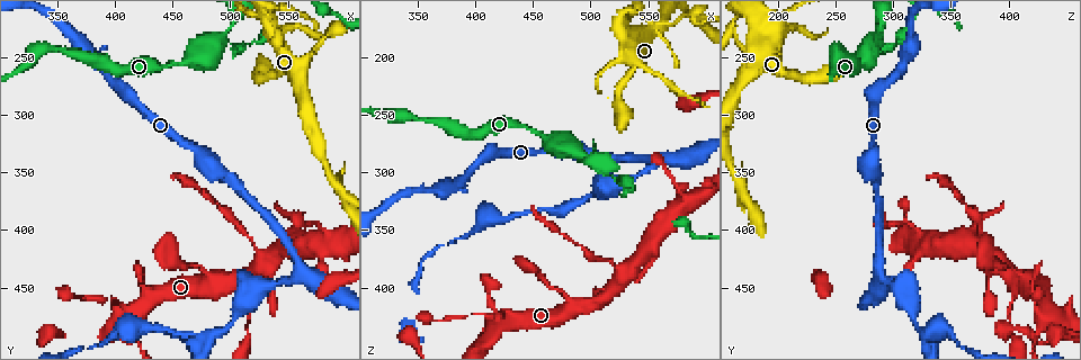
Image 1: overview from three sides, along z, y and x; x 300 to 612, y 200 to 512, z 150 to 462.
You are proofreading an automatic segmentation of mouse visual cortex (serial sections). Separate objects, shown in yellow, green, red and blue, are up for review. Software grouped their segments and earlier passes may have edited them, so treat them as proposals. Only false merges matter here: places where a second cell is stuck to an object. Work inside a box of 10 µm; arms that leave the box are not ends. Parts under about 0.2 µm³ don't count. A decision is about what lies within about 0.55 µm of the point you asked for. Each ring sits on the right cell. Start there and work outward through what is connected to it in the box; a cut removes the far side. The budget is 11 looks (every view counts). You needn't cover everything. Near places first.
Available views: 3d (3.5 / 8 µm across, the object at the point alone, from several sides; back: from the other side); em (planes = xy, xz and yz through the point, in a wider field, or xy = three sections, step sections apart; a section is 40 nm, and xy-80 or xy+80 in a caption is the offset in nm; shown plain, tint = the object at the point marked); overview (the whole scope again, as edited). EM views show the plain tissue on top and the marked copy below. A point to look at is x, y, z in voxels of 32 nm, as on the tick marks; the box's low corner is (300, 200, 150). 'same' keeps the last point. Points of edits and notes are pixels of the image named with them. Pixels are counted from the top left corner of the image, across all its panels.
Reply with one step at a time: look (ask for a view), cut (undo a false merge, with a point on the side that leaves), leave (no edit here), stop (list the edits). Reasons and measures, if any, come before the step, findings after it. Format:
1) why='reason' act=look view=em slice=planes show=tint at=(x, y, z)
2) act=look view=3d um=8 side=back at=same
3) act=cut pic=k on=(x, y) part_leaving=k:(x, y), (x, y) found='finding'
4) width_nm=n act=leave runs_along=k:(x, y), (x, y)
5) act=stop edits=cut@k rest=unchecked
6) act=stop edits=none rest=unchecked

why='thick turns thin' act=look view=3d um=3.5 at=(488, 238, 282)

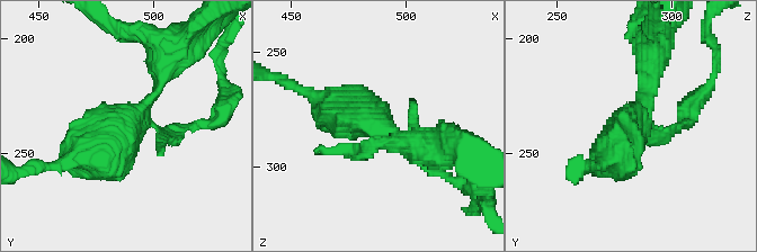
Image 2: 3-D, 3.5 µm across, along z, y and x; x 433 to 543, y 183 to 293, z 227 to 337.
why='shape alone is not enough' act=look view=em slice=xy step=3 show=tint at=(488, 238, 282)

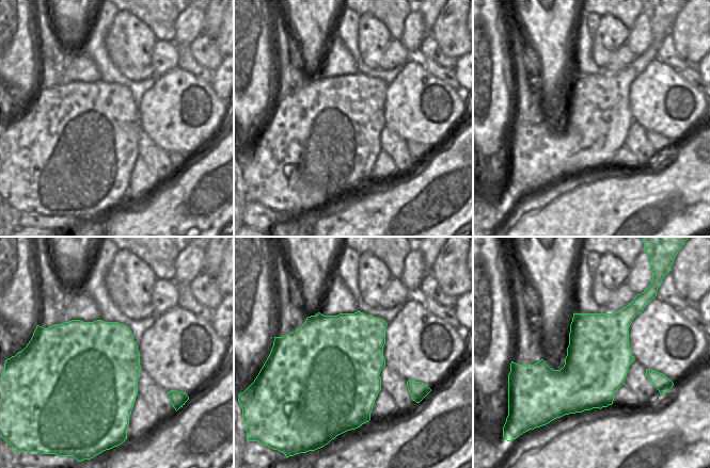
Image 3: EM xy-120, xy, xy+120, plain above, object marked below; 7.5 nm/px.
act=leave runs_along=2:(71, 161), (113, 143), (165, 68) found='continuous, no second cell'

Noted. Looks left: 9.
why='thick turns thin' act=look view=3d um=3.5 at=(420, 494, 424)

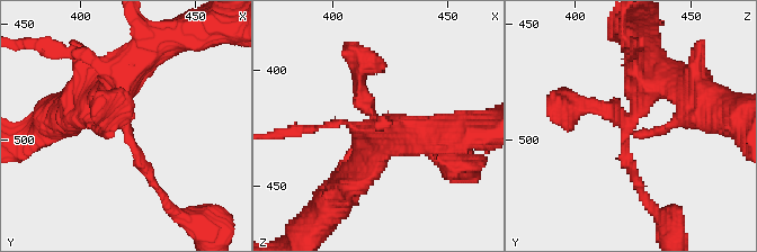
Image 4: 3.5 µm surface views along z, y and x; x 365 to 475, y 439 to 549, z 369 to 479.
act=look view=em slice=xy step=1 show=tint at=same

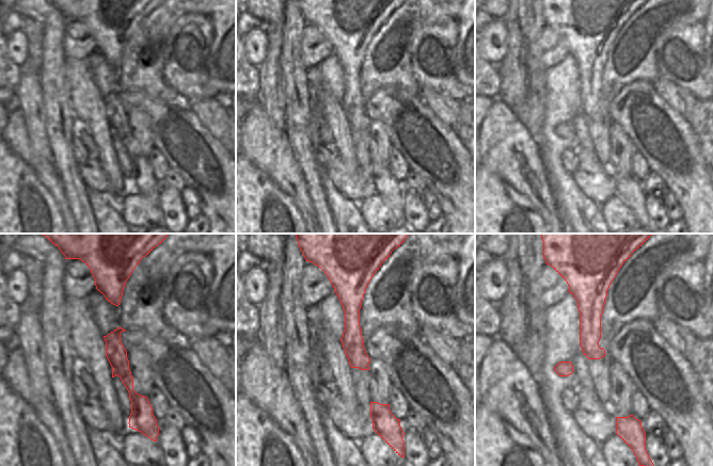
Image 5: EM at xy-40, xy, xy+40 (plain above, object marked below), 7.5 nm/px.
act=leave found='one cell here'

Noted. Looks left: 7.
why='three arms meet' act=look view=3d um=3.5 at=(514, 446, 406)

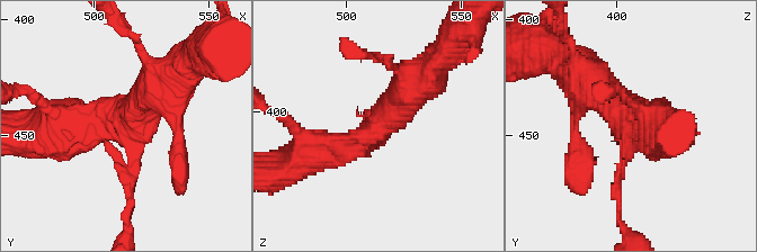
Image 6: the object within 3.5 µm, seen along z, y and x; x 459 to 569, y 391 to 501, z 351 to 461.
arms=3 arm_widths_nm=150,500,500 why='now the EM' act=look view=em slice=planes show=tint at=(514, 444, 407)

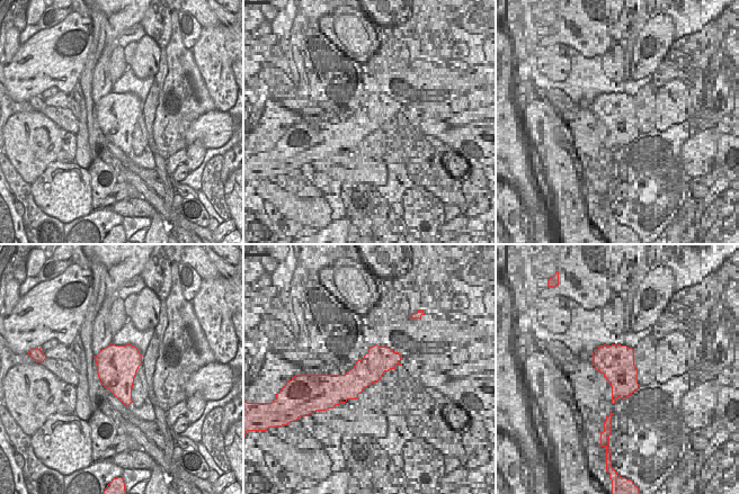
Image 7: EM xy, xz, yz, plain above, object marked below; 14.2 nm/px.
act=leave runs_along=6:(309, 153), (357, 145), (419, 81) found='all the same cell'

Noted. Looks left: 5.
why='three arms meet' act=look view=3d um=8 at=(560, 434, 286)

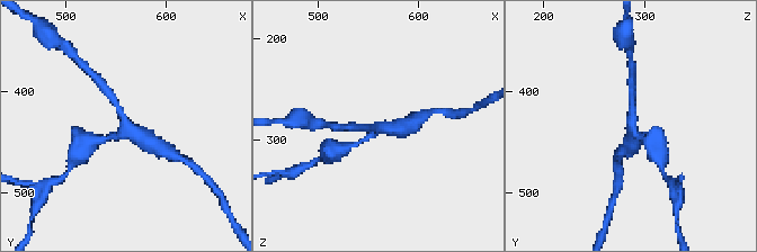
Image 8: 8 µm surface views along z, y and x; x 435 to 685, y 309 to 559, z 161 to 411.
act=look view=3d um=3.5 at=same

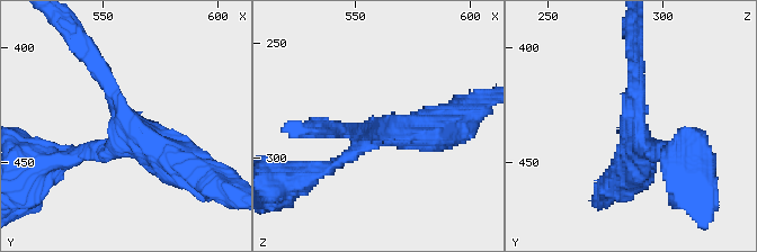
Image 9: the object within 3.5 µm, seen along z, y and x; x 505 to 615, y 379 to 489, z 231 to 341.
arms=3 act=leave runs_along=9:(635, 62), (638, 137), (673, 159) found='one cell here'

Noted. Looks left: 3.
act=stop edits=none rest=unchecked

